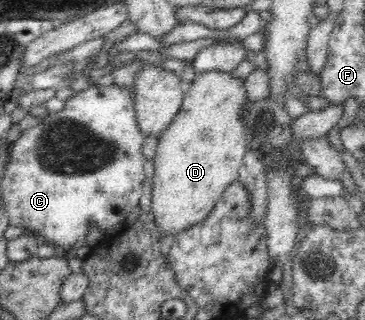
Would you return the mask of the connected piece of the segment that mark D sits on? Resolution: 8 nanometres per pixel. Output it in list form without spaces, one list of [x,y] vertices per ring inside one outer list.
[[[212,70],[212,72],[196,73],[193,81],[185,88],[180,112],[162,132],[153,158],[155,173],[152,179],[151,214],[163,235],[175,236],[188,226],[198,224],[200,220],[206,218],[206,214],[222,198],[226,187],[238,181],[241,162],[252,143],[243,123],[243,111],[246,109],[246,99],[248,99],[244,78],[236,76],[232,71]]]

